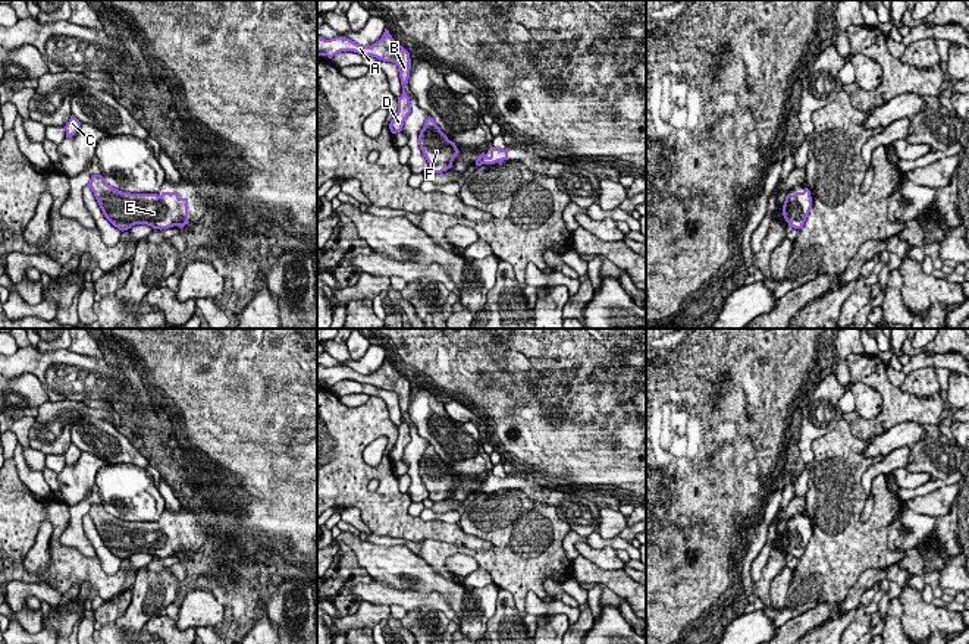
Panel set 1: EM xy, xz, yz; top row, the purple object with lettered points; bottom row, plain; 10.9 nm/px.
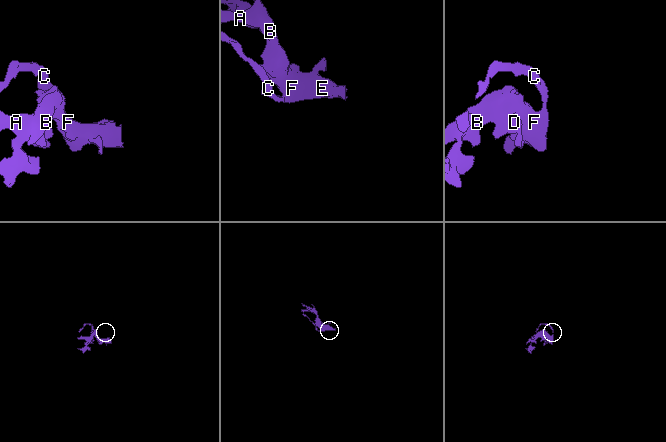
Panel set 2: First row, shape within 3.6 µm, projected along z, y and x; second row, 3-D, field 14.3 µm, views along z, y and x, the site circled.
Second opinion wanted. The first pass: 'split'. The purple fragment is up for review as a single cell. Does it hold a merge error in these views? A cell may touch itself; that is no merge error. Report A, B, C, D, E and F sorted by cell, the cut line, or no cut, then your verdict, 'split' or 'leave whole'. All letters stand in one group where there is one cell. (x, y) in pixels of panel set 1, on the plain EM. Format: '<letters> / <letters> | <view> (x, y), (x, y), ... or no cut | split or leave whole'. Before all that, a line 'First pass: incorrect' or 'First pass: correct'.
First pass: incorrect
A B C D E F | no cut | leave whole

